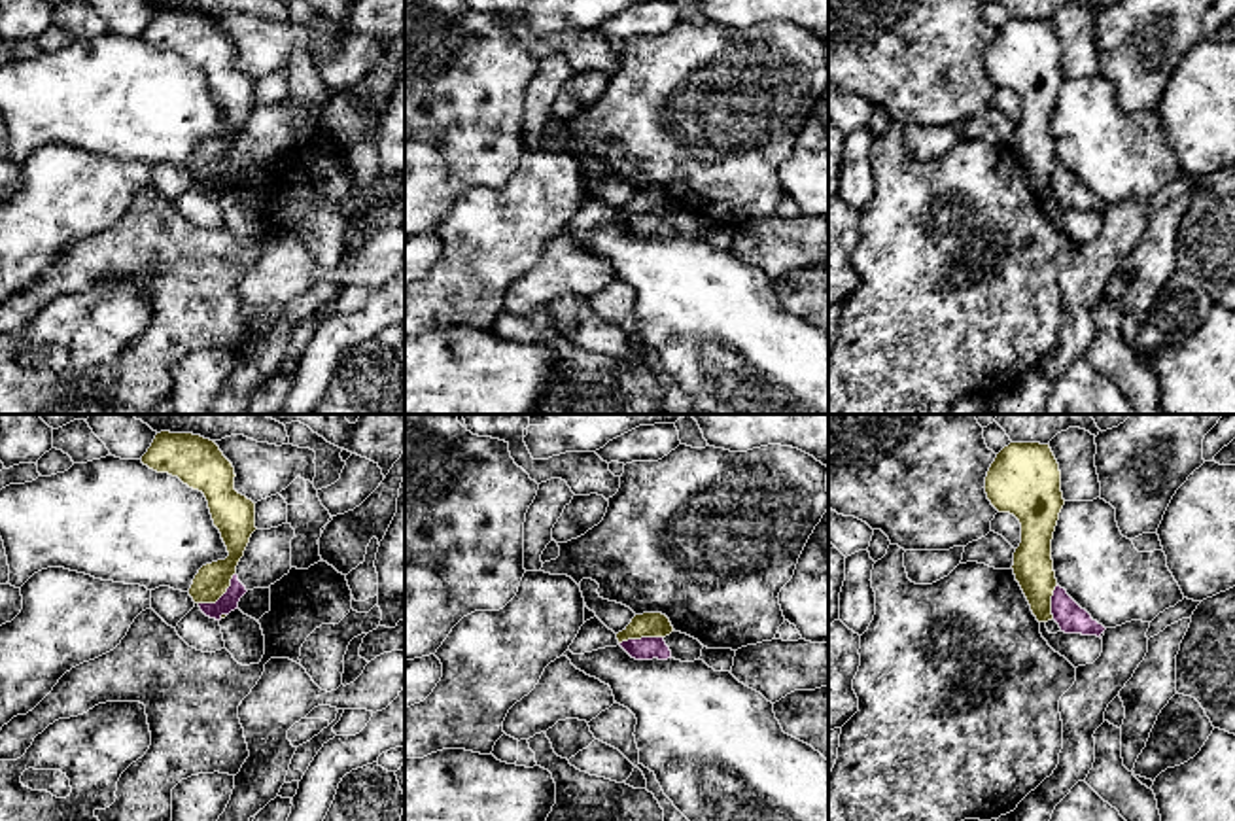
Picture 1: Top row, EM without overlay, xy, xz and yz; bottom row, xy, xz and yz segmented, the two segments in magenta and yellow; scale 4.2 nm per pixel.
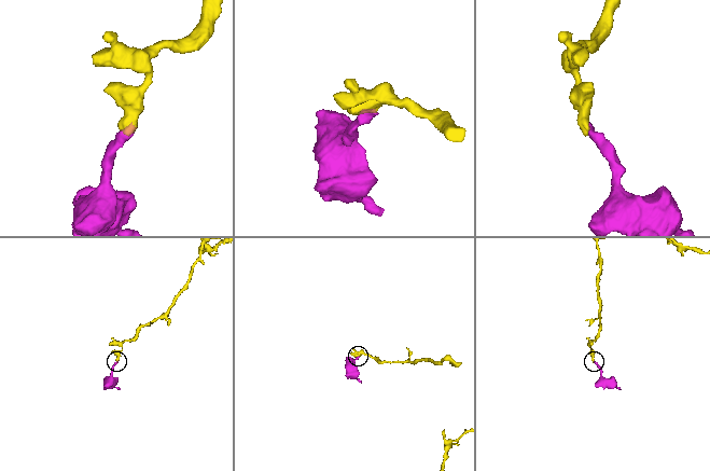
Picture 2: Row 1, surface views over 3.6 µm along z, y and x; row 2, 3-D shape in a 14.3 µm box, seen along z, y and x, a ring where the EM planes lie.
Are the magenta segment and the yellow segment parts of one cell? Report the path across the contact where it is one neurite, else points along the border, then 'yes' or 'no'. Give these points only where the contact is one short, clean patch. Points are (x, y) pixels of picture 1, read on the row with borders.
along xy (235, 572), (229, 587), (214, 602), (199, 604) | no

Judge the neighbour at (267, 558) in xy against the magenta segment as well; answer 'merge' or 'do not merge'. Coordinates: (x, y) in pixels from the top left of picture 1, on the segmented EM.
merge

